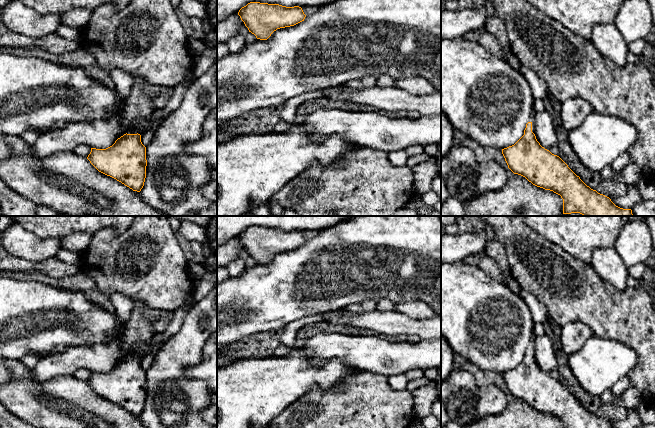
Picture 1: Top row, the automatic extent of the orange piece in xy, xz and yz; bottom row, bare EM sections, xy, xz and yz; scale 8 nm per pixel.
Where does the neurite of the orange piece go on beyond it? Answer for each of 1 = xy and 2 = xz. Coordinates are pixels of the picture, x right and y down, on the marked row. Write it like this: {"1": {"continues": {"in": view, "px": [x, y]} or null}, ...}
{"1": {"continues": {"in": "xy", "px": [129, 131]}}, "2": {"continues": null}}

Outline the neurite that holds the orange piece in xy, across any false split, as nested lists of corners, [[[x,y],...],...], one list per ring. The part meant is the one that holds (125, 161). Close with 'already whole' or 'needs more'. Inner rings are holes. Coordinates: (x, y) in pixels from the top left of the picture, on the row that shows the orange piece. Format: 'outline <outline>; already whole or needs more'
outline [[[128,130],[106,149],[91,148],[87,159],[101,173],[140,192],[146,178],[146,147],[136,130]]]; needs more

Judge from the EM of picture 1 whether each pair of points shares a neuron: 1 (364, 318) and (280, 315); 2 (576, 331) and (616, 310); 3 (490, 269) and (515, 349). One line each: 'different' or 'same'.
1: different
2: different
3: different

